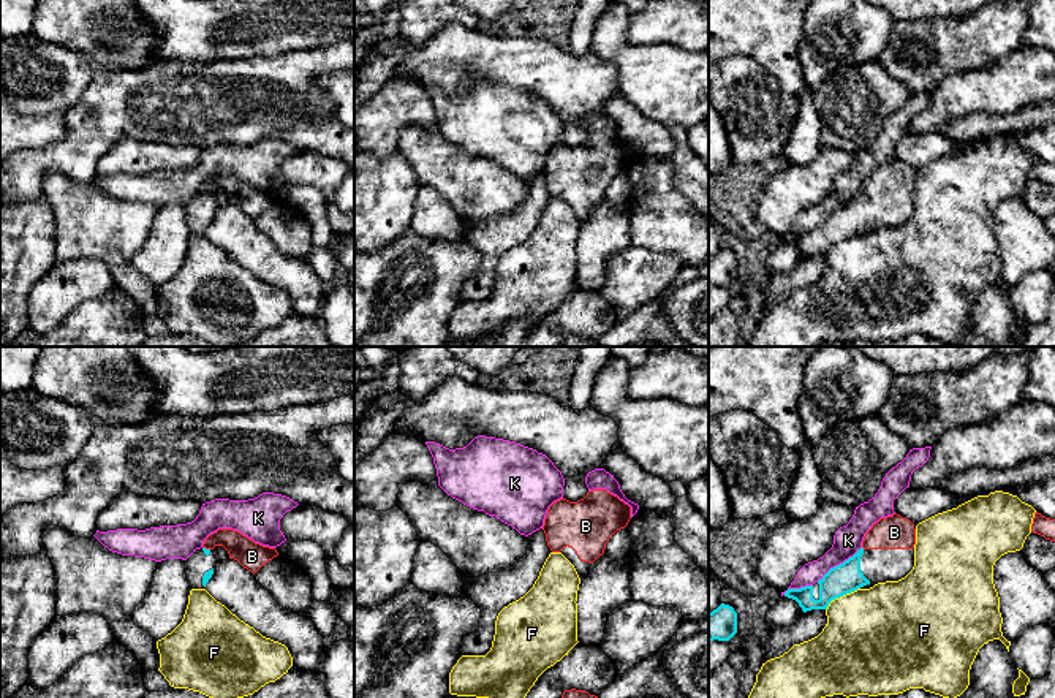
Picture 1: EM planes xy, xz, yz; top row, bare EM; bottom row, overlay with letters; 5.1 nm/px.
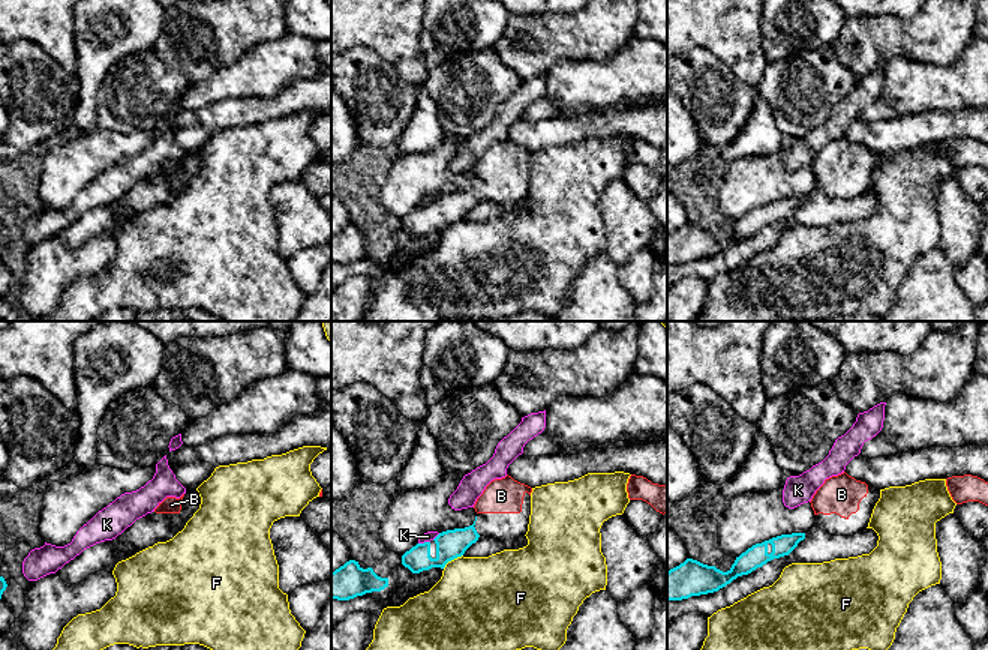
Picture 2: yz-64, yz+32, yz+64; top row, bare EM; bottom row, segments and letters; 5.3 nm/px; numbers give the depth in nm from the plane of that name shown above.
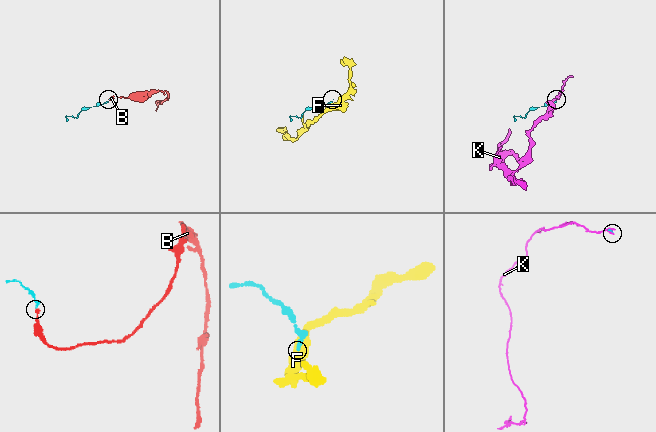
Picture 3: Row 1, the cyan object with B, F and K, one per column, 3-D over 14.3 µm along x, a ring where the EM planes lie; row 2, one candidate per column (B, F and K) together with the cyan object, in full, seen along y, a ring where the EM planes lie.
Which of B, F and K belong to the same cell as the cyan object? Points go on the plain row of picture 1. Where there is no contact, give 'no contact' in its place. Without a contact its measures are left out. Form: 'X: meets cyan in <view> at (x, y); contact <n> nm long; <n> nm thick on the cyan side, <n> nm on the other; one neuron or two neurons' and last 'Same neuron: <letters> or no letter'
B: meets cyan in xy at (204, 193); contact 40 nm long; 30 nm thick on the cyan side, 140 nm on the other; one neuron
F: meets cyan in yz at (840, 241); contact 200 nm long; 160 nm thick on the cyan side, 460 nm on the other; two neurons
K: meets cyan in yz at (840, 209); contact 300 nm long; 160 nm thick on the cyan side, 140 nm on the other; two neurons
Same neuron: B

